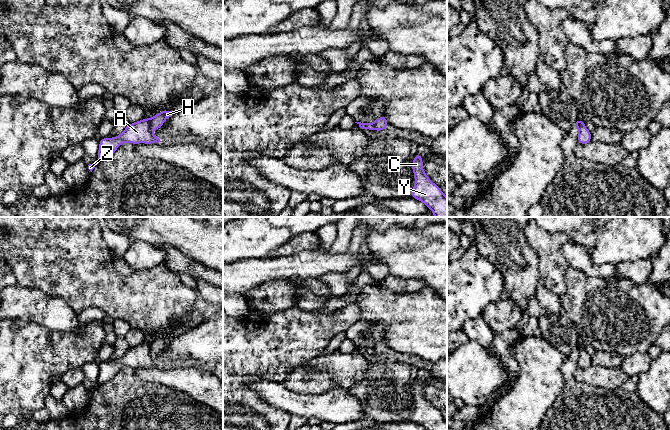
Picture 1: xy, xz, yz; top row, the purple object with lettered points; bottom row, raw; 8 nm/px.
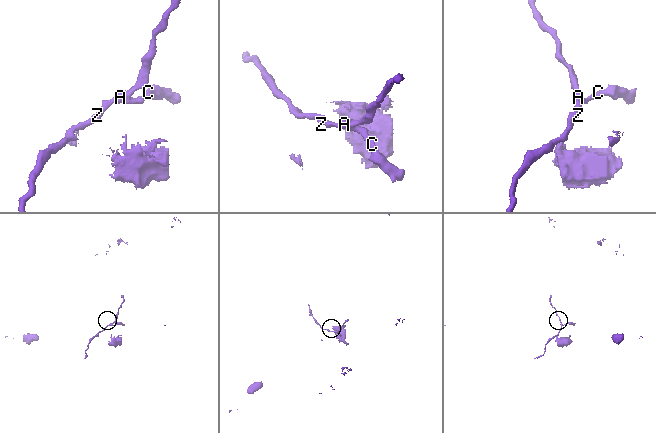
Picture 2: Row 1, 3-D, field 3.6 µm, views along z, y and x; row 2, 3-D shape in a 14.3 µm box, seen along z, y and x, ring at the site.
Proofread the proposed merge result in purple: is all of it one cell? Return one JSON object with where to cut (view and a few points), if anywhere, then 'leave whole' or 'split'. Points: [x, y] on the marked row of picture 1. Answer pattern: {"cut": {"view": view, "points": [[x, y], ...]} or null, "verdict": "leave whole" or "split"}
{"cut": {"view": "xy", "points": [[148, 119], [151, 131]]}, "verdict": "split"}

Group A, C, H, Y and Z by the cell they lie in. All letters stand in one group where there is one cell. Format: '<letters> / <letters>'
A C Y Z / H

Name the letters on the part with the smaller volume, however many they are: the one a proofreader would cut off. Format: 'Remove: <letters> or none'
Remove: A, C, Y, Z

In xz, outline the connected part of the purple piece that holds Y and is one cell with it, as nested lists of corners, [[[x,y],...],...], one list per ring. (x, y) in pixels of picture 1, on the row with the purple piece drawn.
[[[419,152],[412,162],[412,170],[414,172],[415,185],[411,197],[423,202],[435,217],[447,217],[447,197],[425,174],[422,156]]]

